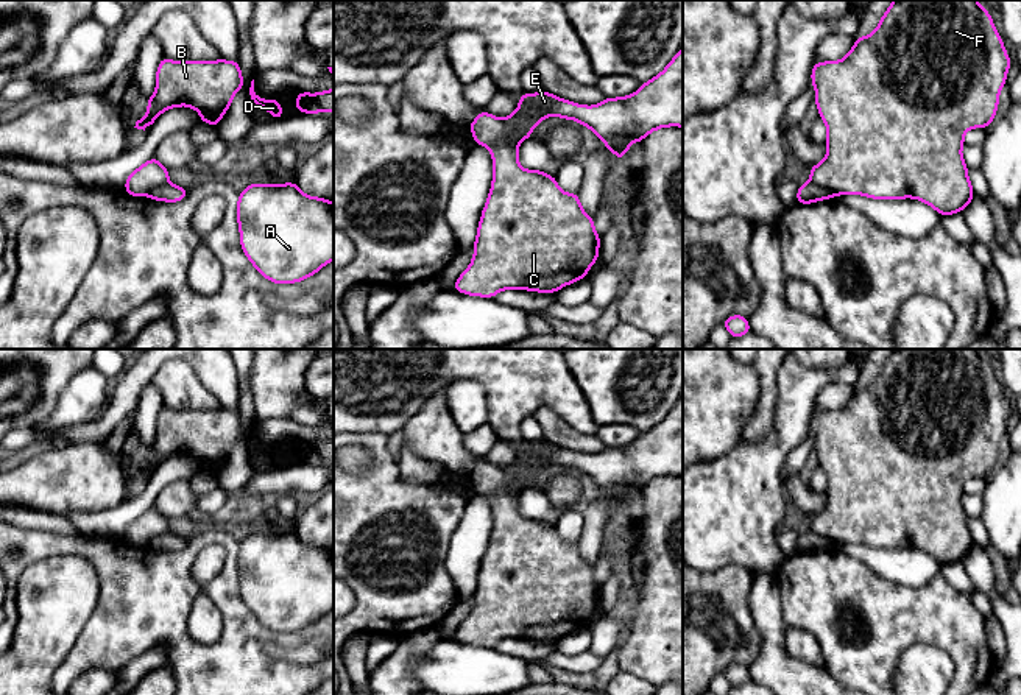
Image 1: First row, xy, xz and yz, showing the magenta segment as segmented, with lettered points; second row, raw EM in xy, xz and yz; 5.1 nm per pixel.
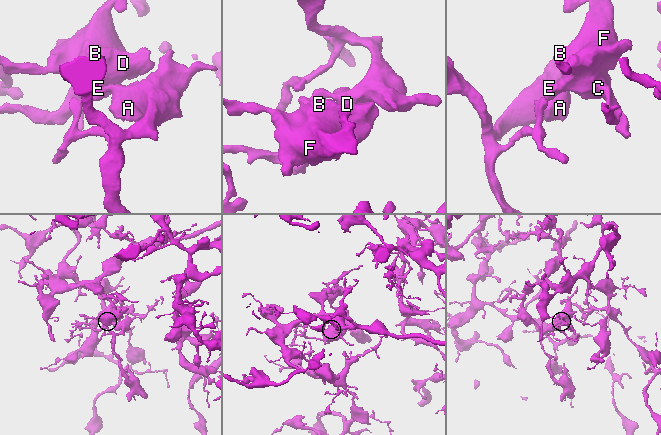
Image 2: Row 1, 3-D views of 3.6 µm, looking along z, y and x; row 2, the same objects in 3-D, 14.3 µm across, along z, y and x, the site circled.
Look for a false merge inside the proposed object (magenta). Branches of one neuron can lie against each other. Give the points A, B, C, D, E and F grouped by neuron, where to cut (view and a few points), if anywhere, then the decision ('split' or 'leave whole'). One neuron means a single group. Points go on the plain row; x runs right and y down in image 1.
A E / B C D F | xz (502, 469), (507, 482), (518, 491) | split

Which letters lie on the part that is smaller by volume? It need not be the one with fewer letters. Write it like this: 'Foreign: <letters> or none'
Foreign: B, C, D, F

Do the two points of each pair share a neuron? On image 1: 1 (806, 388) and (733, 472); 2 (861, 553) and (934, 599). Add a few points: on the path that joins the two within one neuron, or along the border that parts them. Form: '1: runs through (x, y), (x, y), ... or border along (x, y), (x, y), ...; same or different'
1: runs through (794, 415), (781, 448), (773, 449), (759, 463); same
2: border along (939, 571), (922, 585), (895, 585), (878, 575); different

